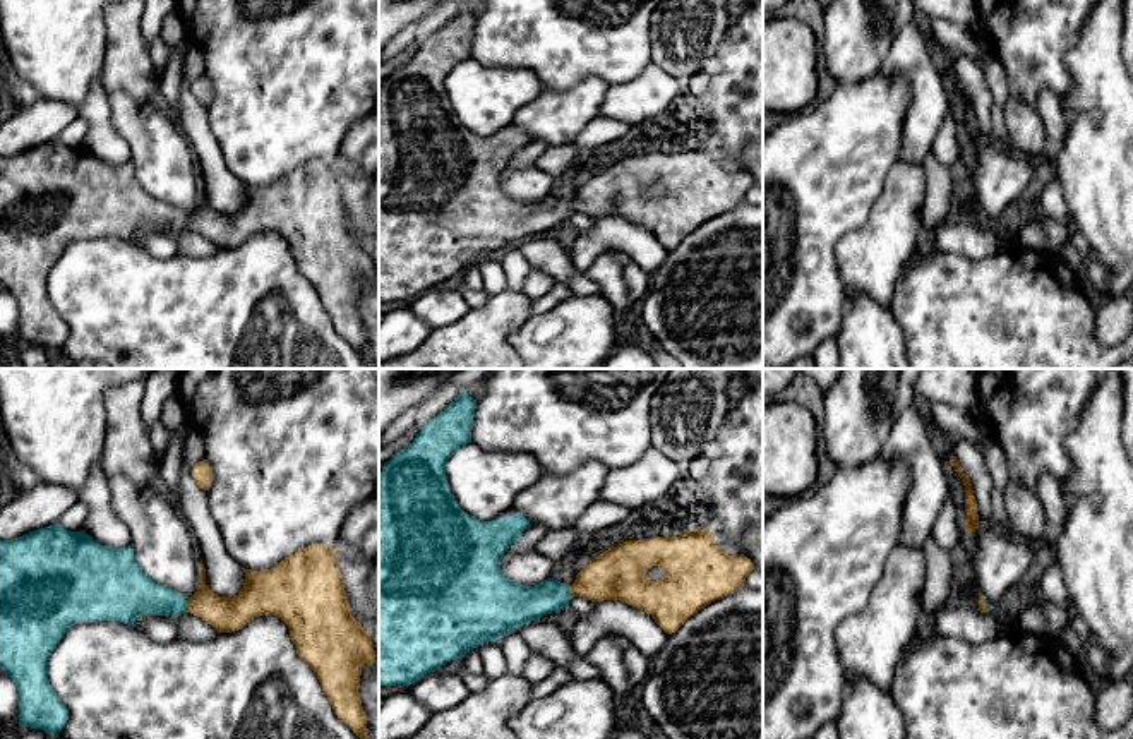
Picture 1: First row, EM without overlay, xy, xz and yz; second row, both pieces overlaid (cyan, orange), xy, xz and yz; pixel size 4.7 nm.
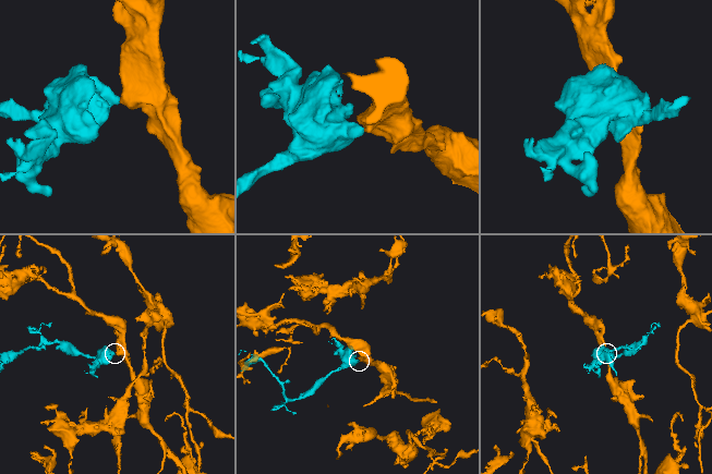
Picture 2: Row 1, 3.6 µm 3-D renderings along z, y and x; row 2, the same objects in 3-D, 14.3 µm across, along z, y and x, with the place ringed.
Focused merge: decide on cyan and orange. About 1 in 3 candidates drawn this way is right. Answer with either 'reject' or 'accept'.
accept

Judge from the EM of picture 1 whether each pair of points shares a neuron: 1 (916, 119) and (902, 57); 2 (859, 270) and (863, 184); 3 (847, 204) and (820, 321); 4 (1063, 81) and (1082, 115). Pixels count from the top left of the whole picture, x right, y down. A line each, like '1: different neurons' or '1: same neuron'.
1: same neuron
2: different neurons
3: same neuron
4: different neurons

